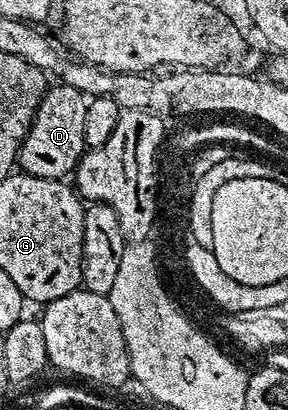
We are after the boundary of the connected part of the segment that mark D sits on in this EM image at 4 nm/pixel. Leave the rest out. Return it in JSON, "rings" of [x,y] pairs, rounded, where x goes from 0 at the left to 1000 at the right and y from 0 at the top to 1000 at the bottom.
{"rings":[[[184,205],[160,217],[135,263],[122,273],[101,320],[59,373],[56,402],[83,422],[139,434],[208,434],[257,422],[260,407],[295,373],[292,315],[309,251],[274,215]]]}

